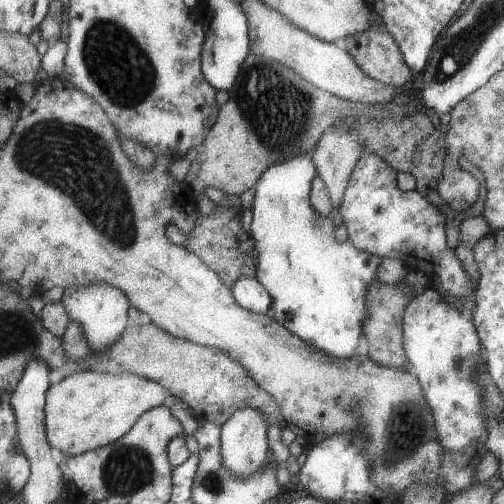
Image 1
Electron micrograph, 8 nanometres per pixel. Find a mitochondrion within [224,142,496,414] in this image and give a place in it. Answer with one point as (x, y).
(459, 366)

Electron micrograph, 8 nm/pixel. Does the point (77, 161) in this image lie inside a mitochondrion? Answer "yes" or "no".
yes

